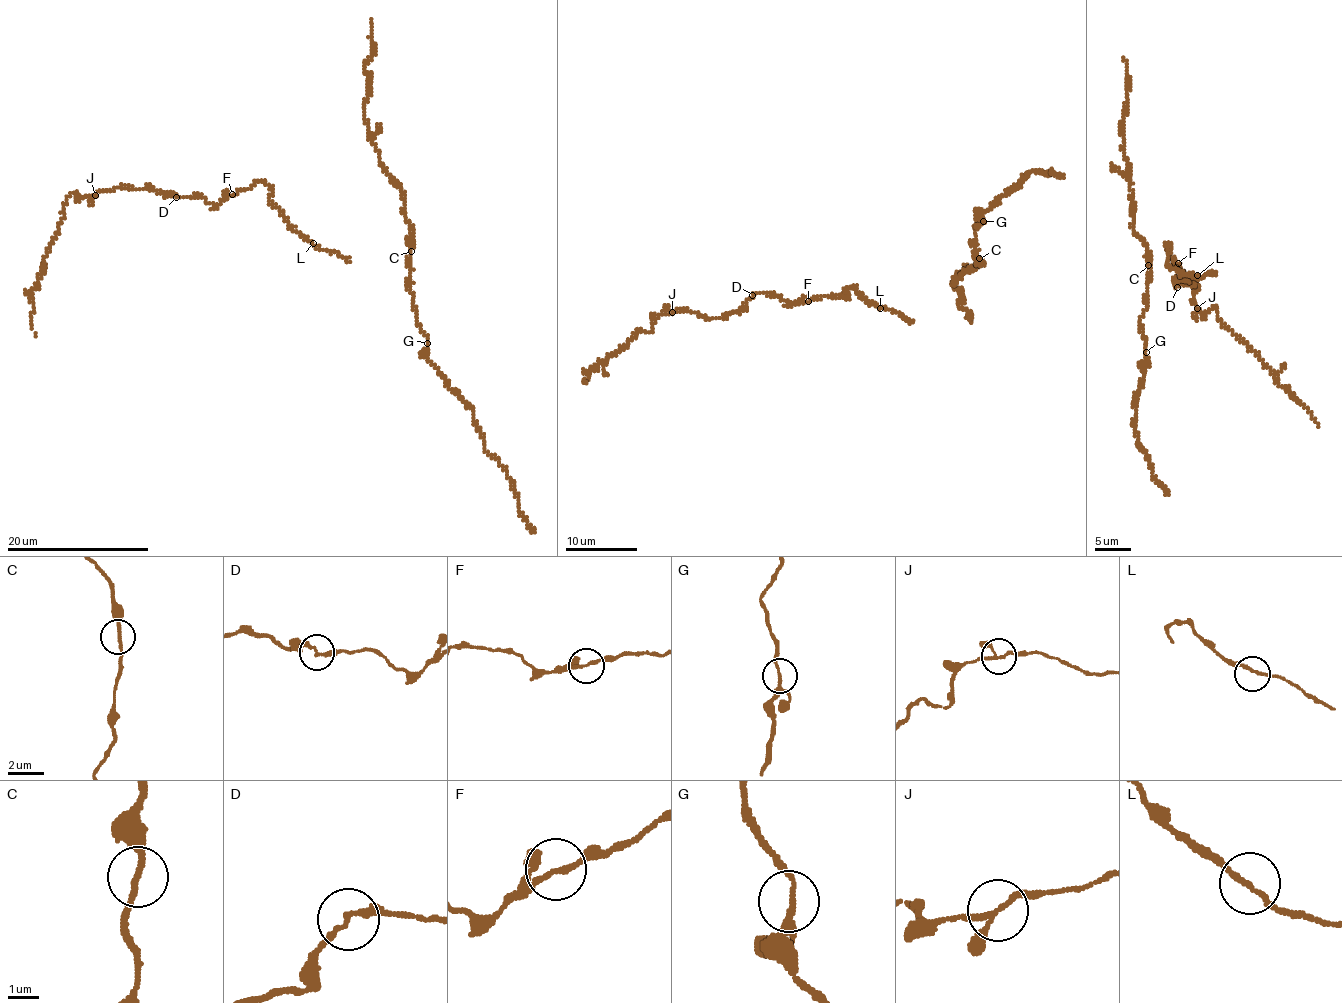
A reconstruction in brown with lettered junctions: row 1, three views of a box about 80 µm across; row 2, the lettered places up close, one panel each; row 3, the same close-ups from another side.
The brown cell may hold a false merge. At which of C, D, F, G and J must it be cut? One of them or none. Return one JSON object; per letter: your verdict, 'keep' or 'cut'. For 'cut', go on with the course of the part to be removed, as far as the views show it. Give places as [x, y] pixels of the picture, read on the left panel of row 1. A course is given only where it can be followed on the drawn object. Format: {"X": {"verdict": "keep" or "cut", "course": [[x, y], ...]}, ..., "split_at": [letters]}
{"C": {"verdict": "keep"}, "D": {"verdict": "keep"}, "F": {"verdict": "cut", "course": [[232, 194], [263, 180], [272, 187], [270, 202], [297, 231], [315, 246], [339, 253], [351, 261]]}, "G": {"verdict": "keep"}, "J": {"verdict": "keep"}, "split_at": ["F"]}

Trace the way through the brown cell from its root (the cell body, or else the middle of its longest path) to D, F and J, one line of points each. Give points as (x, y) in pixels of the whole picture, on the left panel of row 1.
D: (313, 244), (283, 217), (270, 199), (272, 187), (261, 181), (226, 195), (216, 205), (199, 197), (176, 197)
F: (313, 244), (301, 237), (271, 202), (270, 186), (257, 181), (249, 188), (238, 189), (232, 194)
J: (313, 244), (283, 217), (270, 199), (272, 187), (261, 181), (216, 205), (199, 197), (124, 186), (95, 195)

